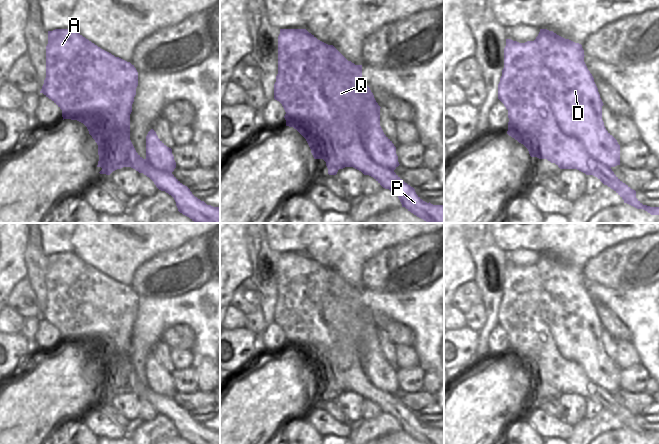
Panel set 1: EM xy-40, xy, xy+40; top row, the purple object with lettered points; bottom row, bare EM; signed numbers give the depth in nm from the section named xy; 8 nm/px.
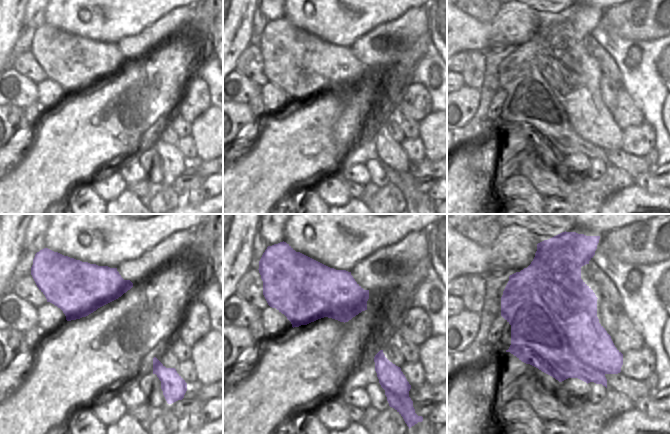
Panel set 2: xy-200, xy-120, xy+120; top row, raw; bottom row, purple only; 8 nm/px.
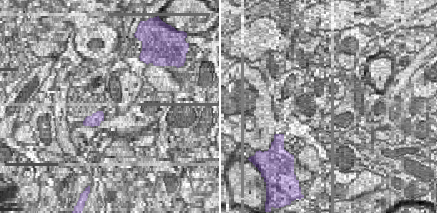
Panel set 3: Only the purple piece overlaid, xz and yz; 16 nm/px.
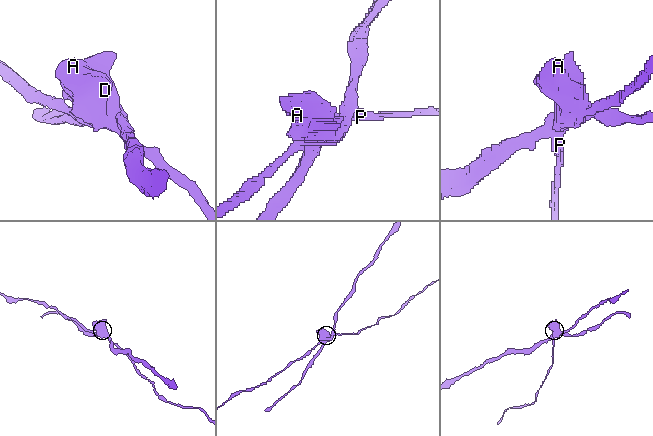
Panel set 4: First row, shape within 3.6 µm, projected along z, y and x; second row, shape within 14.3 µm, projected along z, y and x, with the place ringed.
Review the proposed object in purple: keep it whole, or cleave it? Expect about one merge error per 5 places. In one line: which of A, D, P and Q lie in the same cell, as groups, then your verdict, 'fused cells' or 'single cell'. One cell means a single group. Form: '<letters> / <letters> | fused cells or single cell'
A P Q / D | fused cells

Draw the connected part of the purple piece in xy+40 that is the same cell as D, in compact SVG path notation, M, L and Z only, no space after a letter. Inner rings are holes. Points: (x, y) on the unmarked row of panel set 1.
M540 253L534 265L542 272L544 280L544 290L540 296L540 314L551 328L562 355L579 363L588 377L601 387L610 392L620 389L620 369L604 350L602 344L602 330L604 328L594 302L584 286L585 279L582 269L547 253ZM550 295L556 300L556 310L564 318L564 322L557 327L553 327L551 322L552 312L548 308Z

